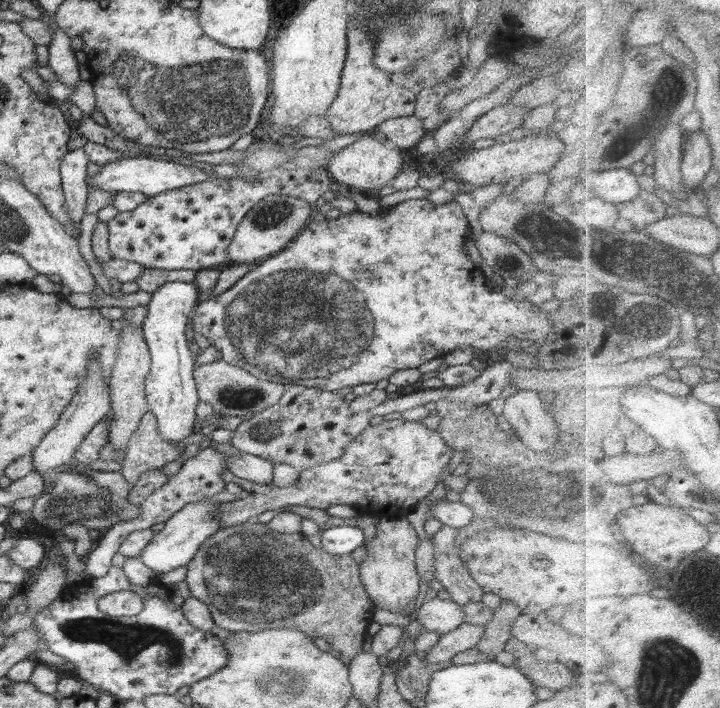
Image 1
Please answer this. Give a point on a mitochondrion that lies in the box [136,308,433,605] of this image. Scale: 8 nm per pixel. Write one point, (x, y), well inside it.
(235, 396)

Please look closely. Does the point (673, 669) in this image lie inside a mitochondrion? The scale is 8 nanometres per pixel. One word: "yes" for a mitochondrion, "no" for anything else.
yes

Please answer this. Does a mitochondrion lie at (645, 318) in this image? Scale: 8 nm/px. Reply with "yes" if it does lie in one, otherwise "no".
yes

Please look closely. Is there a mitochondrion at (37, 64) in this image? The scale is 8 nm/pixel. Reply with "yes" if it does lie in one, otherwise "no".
no

